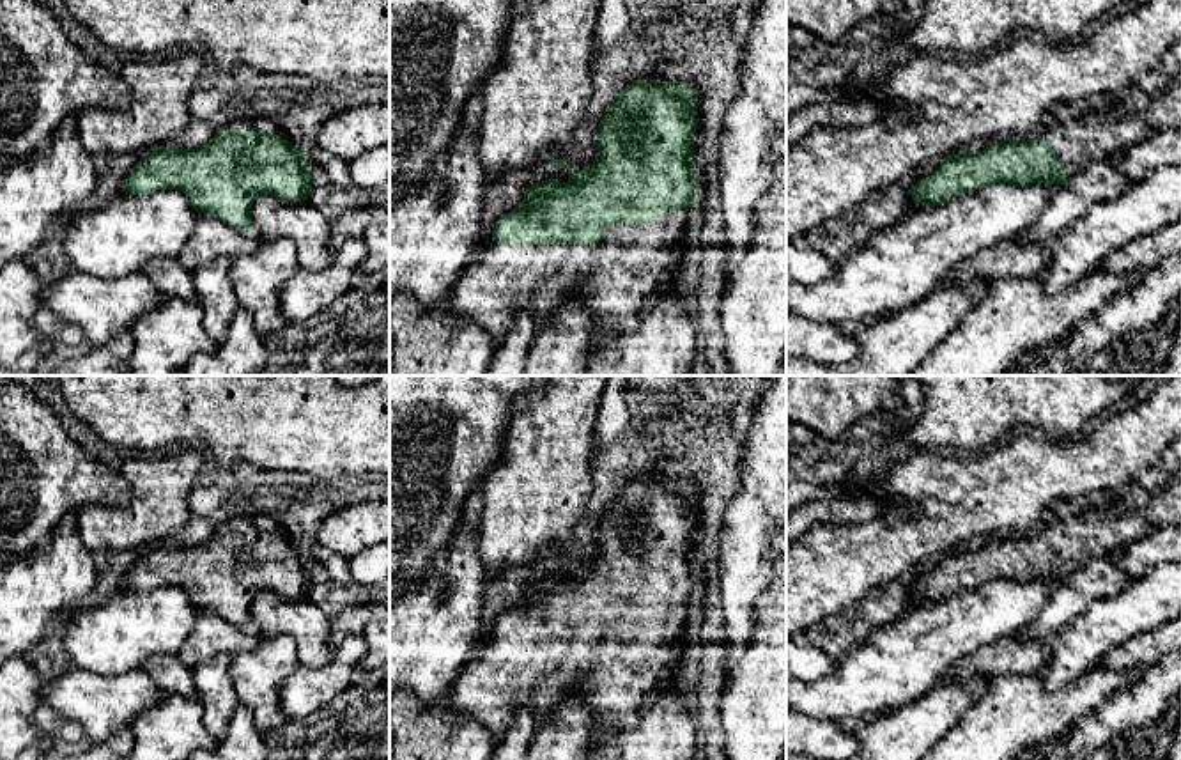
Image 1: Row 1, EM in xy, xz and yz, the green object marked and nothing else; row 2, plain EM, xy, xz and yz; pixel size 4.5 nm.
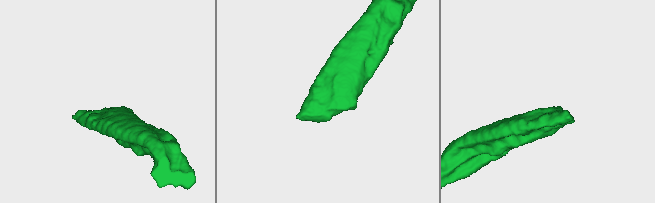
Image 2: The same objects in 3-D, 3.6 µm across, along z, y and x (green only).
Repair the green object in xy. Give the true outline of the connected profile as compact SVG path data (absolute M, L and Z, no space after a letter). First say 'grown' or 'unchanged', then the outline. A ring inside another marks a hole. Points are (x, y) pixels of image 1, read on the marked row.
unchanged | M225 128L197 149L156 147L129 172L126 193L179 190L197 213L251 230L251 204L259 195L285 202L308 200L308 163L289 140L253 128Z

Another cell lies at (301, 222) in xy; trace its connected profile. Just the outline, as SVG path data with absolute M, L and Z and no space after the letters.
M259 195L251 204L251 232L260 239L290 239L299 266L308 271L320 271L331 262L331 223L310 200L285 202Z

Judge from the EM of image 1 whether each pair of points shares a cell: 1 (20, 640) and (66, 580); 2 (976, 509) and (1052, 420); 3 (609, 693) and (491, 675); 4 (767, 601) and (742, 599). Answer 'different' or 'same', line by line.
1: same
2: different
3: same
4: different

